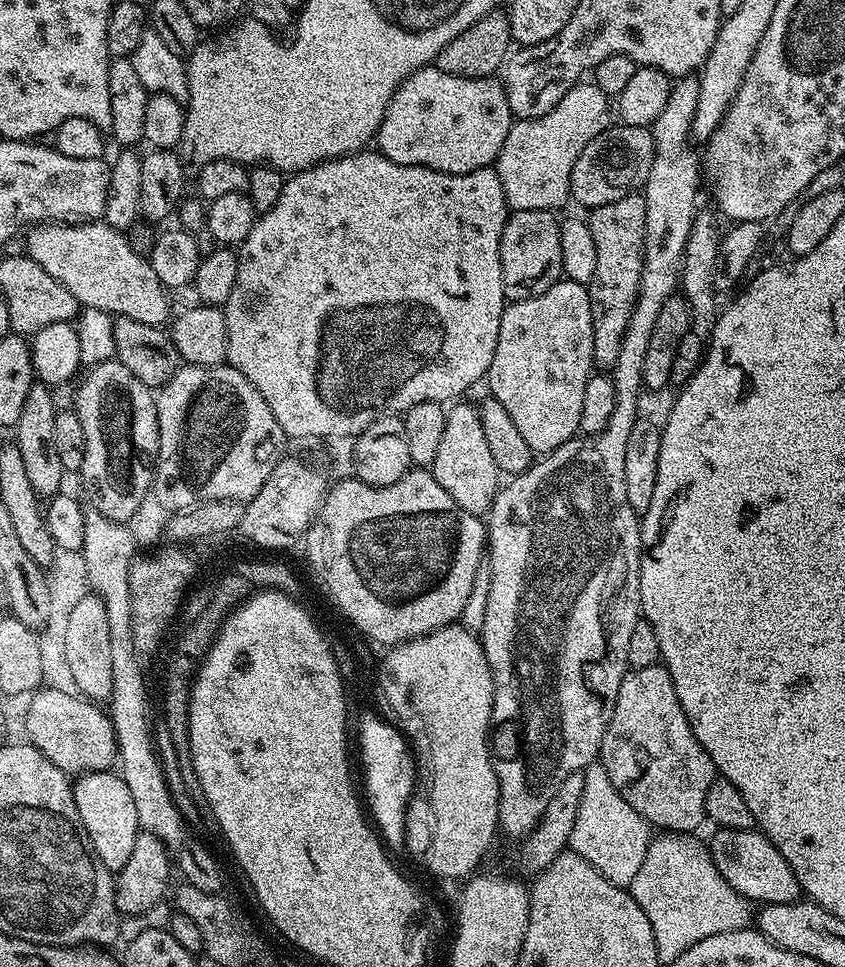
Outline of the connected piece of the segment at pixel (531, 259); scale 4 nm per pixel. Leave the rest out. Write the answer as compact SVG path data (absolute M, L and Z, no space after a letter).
M522 210L512 212L502 230L500 261L504 299L525 300L550 290L564 276L560 220L552 212Z

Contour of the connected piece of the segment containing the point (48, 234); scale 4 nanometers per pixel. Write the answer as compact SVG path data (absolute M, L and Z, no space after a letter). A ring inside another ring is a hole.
M49 222L35 225L27 236L26 255L38 262L54 282L62 282L83 307L96 307L113 317L125 316L157 326L169 323L169 293L158 282L147 259L130 250L121 229L103 222Z

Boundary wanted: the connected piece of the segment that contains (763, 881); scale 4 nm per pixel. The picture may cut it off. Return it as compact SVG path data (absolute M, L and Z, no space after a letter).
M716 828L710 839L712 861L726 878L726 882L739 896L757 905L794 904L801 899L802 889L794 870L782 858L782 854L764 837L763 832L747 828L746 830L730 830Z

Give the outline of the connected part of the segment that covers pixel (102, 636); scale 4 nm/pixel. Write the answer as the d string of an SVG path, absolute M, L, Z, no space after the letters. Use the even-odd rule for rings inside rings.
M85 594L67 619L65 669L76 683L75 691L93 702L107 701L112 695L112 662L114 645L110 642L110 622L106 622L106 608L99 596Z

